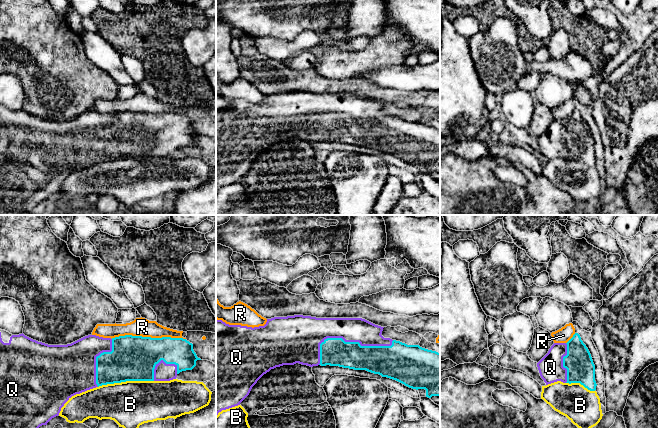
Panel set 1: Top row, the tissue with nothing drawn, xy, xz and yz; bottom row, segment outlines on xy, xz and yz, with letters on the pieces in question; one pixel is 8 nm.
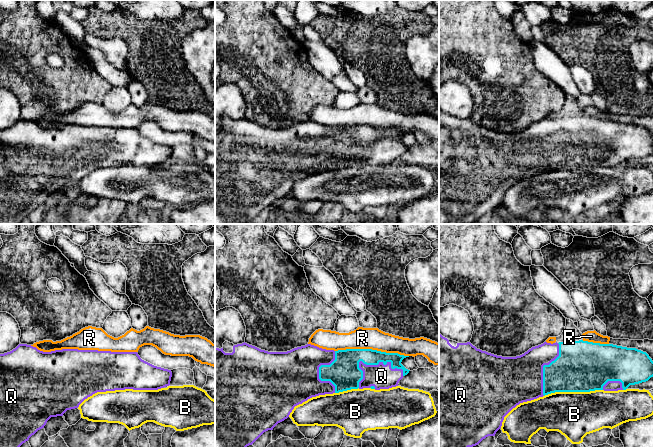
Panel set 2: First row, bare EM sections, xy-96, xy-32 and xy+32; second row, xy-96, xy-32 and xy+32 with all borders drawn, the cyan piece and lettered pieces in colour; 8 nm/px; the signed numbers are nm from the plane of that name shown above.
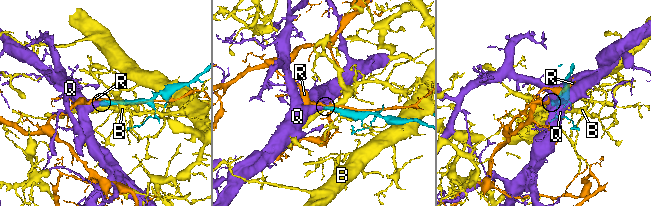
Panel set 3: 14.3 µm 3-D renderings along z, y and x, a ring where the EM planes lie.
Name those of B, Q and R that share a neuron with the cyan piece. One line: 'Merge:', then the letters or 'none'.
Merge: Q

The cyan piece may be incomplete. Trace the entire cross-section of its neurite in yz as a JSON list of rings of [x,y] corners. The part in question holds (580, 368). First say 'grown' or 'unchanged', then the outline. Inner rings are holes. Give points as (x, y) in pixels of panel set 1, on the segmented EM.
grown; [[[578,333],[567,343],[554,343],[537,367],[546,385],[561,381],[580,383],[590,391],[596,390],[595,365]]]

